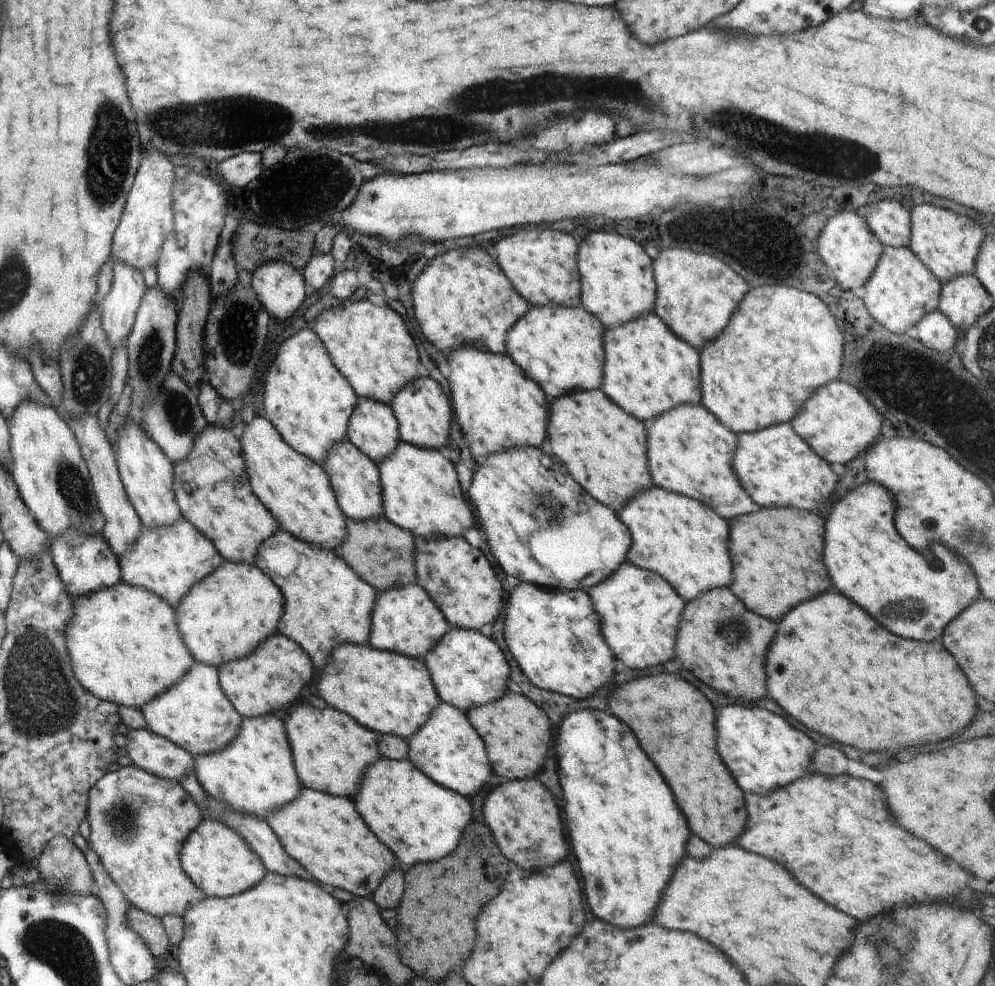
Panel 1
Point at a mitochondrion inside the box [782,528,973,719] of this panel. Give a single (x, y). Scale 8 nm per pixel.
(900, 611)

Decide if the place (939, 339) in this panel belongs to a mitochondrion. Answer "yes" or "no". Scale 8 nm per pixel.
no

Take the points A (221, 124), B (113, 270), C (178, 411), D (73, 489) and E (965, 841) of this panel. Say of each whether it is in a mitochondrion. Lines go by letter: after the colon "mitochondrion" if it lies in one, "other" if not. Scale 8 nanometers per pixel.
A: mitochondrion
B: other
C: mitochondrion
D: mitochondrion
E: other

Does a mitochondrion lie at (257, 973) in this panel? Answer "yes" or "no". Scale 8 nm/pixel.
no

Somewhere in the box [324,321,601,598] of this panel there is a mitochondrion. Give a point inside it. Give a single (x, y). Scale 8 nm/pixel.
(541, 499)

